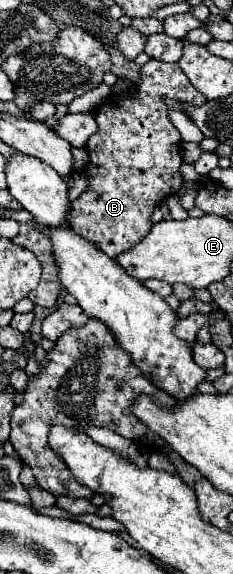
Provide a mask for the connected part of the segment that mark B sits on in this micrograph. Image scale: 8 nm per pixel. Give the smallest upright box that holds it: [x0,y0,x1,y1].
[70,60,206,260]

